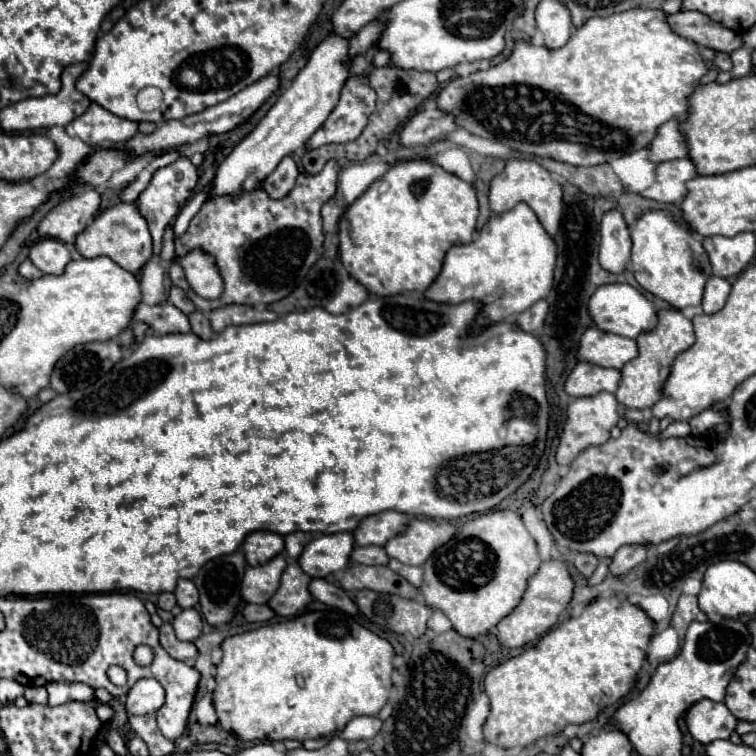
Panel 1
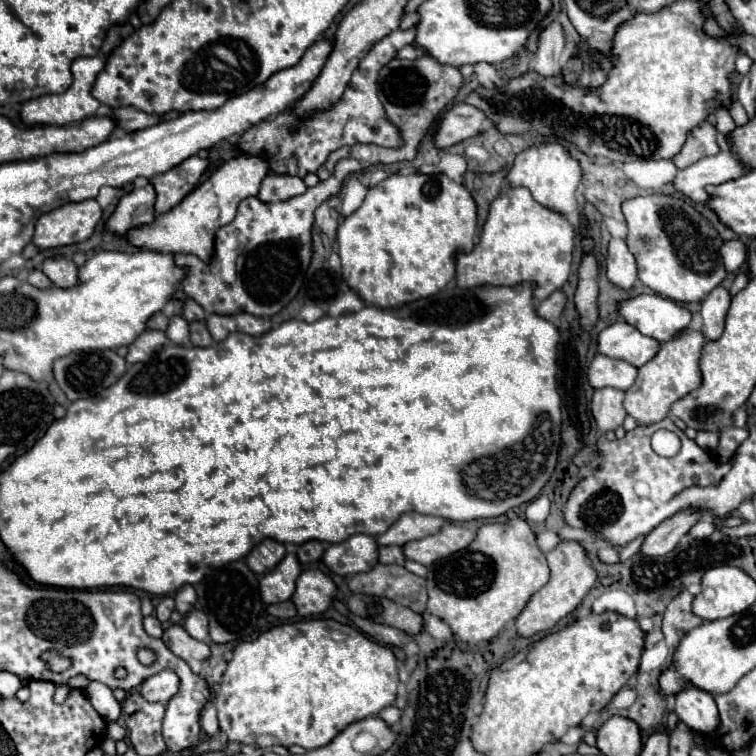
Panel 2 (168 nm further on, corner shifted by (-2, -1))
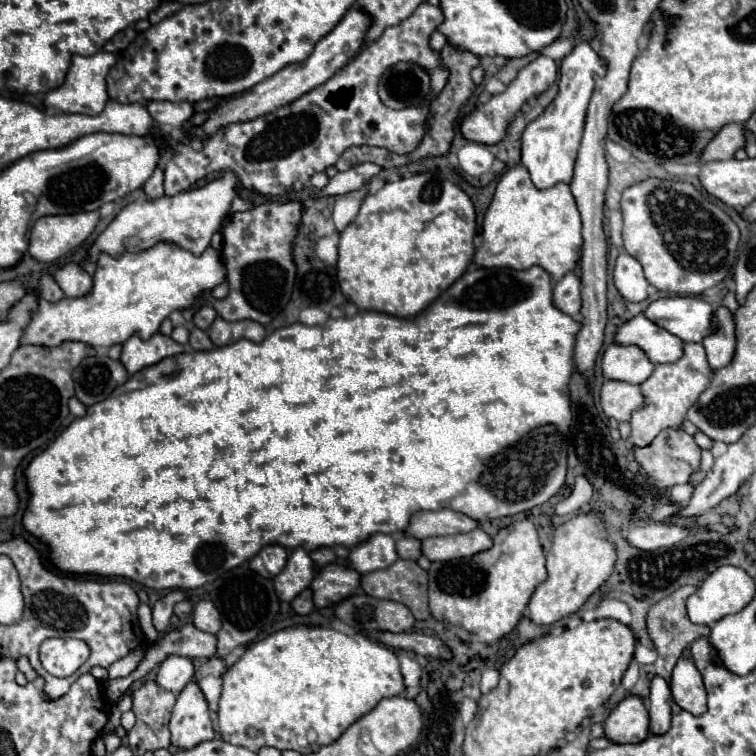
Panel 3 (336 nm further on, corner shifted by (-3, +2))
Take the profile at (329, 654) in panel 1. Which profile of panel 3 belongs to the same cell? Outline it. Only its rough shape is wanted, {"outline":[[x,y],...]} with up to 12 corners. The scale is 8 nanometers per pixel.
{"outline":[[308,625],[222,675],[218,731],[250,751],[334,743],[404,693],[392,649]]}

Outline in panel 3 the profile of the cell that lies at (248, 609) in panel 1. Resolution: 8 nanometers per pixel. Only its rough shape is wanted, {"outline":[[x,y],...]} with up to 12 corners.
{"outline":[[312,589],[302,591],[292,607],[298,615],[314,611]]}

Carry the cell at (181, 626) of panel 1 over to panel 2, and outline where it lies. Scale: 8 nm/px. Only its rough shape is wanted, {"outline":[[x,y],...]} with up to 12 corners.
{"outline":[[191,610],[183,620],[183,628],[195,640],[209,638],[207,616]]}

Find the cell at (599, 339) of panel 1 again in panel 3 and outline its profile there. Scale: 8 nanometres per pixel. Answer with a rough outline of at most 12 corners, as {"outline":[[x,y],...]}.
{"outline":[[646,315],[626,321],[616,343],[638,345],[652,363],[674,363],[684,341]]}

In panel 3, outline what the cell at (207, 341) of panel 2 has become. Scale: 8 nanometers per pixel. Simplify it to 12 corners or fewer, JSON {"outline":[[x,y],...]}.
{"outline":[[190,331],[190,347],[194,351],[214,349],[208,333]]}

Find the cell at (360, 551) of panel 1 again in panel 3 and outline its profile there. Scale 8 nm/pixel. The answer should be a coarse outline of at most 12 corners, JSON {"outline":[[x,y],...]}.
{"outline":[[400,537],[396,551],[402,559],[422,555],[422,541],[416,537]]}

